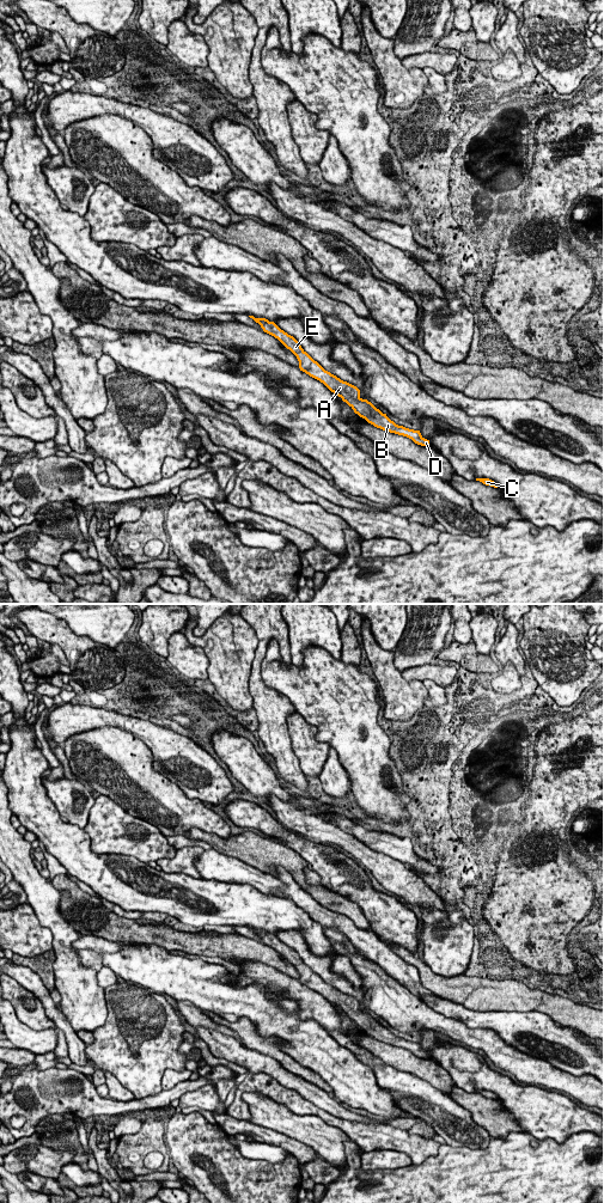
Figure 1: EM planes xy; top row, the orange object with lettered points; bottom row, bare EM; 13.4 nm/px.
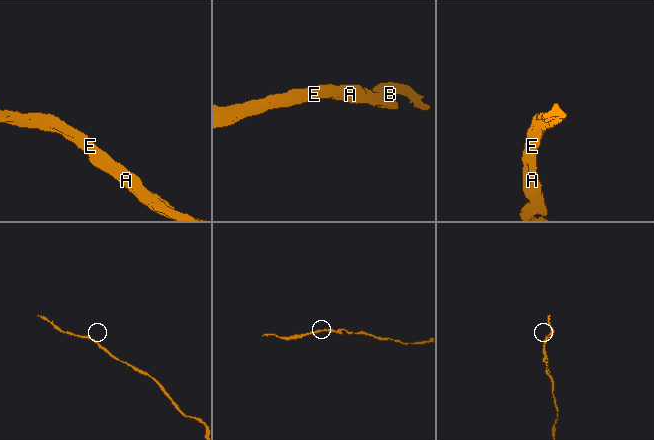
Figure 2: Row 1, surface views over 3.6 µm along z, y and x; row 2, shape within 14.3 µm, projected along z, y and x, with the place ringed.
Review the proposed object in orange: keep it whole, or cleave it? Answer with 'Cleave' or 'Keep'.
Keep

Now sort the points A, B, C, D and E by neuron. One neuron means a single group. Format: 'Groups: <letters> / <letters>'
Groups: A B C D E

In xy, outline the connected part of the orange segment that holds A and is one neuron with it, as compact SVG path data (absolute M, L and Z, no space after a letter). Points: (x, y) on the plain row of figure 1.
M249 928L261 938L264 945L277 951L287 961L289 961L299 973L300 983L310 989L323 995L331 1004L337 1007L346 1014L355 1026L365 1031L368 1036L383 1043L395 1045L411 1051L415 1056L421 1058L429 1058L429 1052L425 1051L420 1043L405 1040L391 1033L386 1026L383 1026L367 1012L360 1009L360 1002L325 983L317 973L315 973L299 957L299 954L283 942L281 942L274 934L266 930L255 930Z

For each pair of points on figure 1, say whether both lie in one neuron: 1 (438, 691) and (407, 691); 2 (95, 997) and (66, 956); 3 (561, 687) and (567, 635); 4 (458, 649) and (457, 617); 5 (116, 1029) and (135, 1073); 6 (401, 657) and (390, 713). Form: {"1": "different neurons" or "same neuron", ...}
{"1": "different neurons", "2": "same neuron", "3": "same neuron", "4": "different neurons", "5": "same neuron", "6": "different neurons"}

